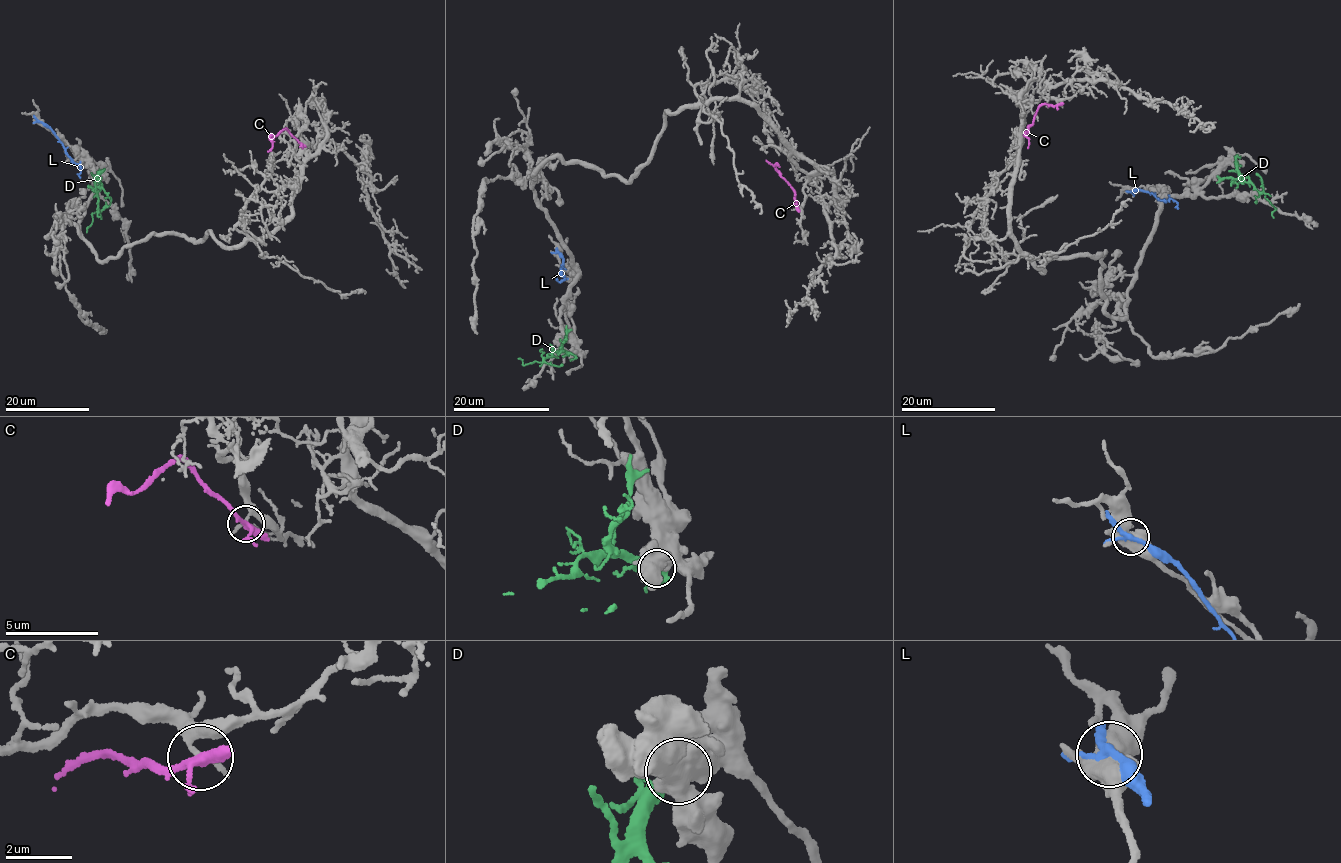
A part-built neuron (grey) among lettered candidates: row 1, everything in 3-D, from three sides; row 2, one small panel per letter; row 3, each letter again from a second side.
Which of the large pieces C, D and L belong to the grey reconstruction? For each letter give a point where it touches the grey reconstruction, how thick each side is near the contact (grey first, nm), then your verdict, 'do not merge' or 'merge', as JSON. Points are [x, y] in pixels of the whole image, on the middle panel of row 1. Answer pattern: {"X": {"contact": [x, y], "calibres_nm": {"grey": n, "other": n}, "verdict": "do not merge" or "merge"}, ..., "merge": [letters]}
{"C": {"contact": [797, 207], "calibres_nm": {"grey": 240, "other": 260}, "verdict": "do not merge"}, "D": {"contact": [573, 355], "calibres_nm": {"grey": 750, "other": 280}, "verdict": "do not merge"}, "L": {"contact": [558, 252], "calibres_nm": {"grey": 550, "other": 200}, "verdict": "do not merge"}, "merge": []}

